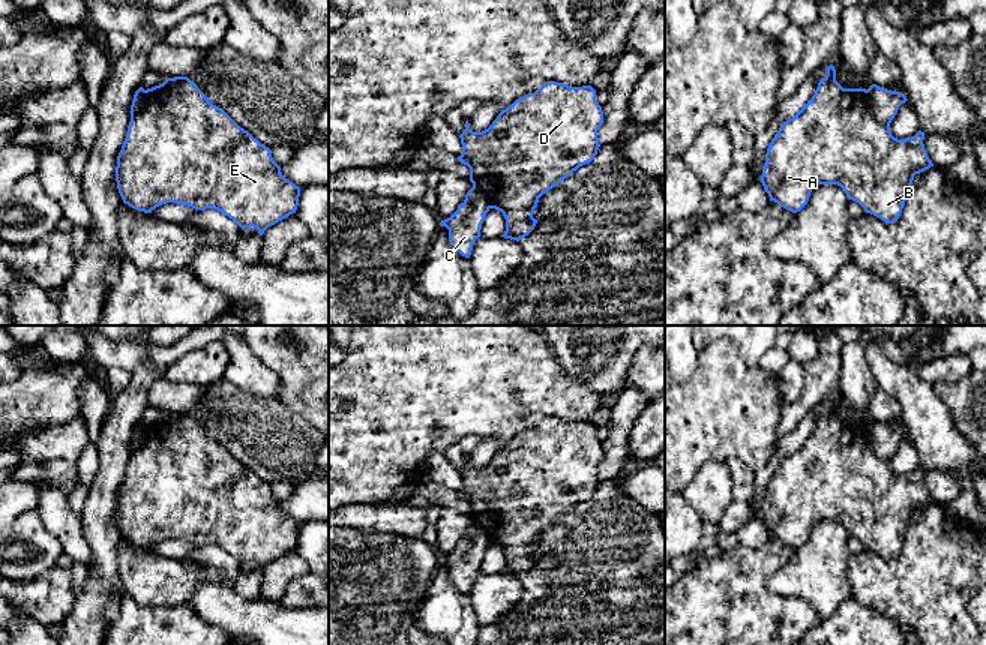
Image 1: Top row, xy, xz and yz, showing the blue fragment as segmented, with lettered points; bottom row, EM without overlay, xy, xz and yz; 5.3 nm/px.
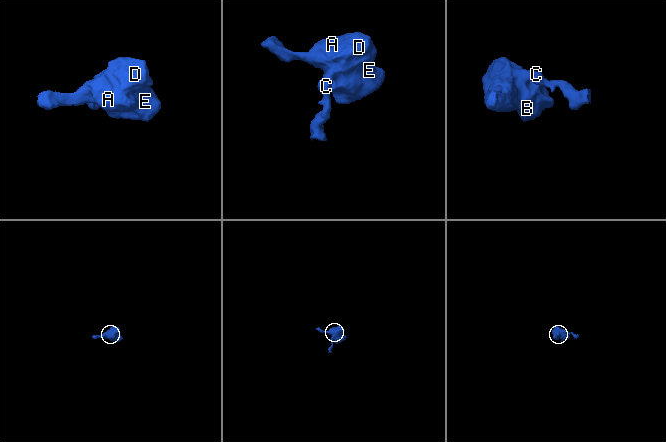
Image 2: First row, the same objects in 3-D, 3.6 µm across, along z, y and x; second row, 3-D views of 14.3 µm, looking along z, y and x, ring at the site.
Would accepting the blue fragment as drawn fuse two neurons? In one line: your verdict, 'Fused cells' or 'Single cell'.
Fused cells

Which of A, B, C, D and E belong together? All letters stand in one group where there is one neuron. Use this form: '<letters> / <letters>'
A B D E / C

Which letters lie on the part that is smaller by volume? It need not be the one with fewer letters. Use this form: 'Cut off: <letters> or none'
Cut off: C

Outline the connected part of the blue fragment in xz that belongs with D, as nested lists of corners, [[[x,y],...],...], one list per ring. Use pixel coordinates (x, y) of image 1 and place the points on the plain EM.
[[[555,417],[516,435],[482,468],[473,468],[465,458],[458,496],[470,504],[473,524],[488,534],[491,544],[503,549],[506,567],[501,573],[519,578],[534,566],[539,534],[594,495],[602,459],[603,447],[591,422],[570,423]]]

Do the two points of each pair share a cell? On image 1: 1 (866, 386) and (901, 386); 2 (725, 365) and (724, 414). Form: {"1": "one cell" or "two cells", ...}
{"1": "two cells", "2": "one cell"}

